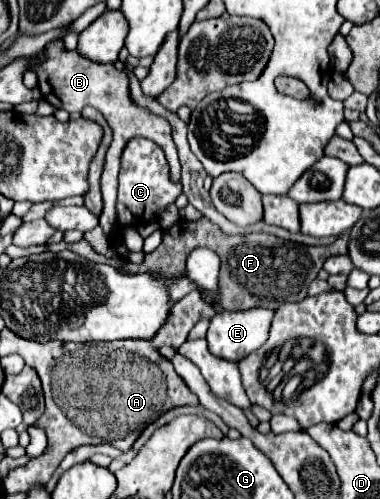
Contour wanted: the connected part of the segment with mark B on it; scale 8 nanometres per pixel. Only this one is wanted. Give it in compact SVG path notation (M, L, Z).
M53 40L43 48L43 54L47 56L43 62L29 62L29 70L35 70L39 78L39 90L45 96L43 100L51 102L55 108L63 108L69 114L71 112L81 112L85 106L97 108L107 124L113 130L113 140L111 146L107 148L105 154L105 164L103 164L103 174L101 174L101 194L105 208L99 216L99 224L107 236L115 232L115 200L117 200L117 166L119 166L119 156L125 148L125 144L133 136L145 136L153 142L157 142L171 166L171 178L179 180L181 178L181 166L179 166L179 156L177 156L177 146L171 138L171 126L167 120L149 114L147 110L135 106L129 98L129 84L127 84L127 74L123 70L117 70L113 64L95 64L93 60L87 60L85 56L79 56L77 50L67 50L63 40Z

